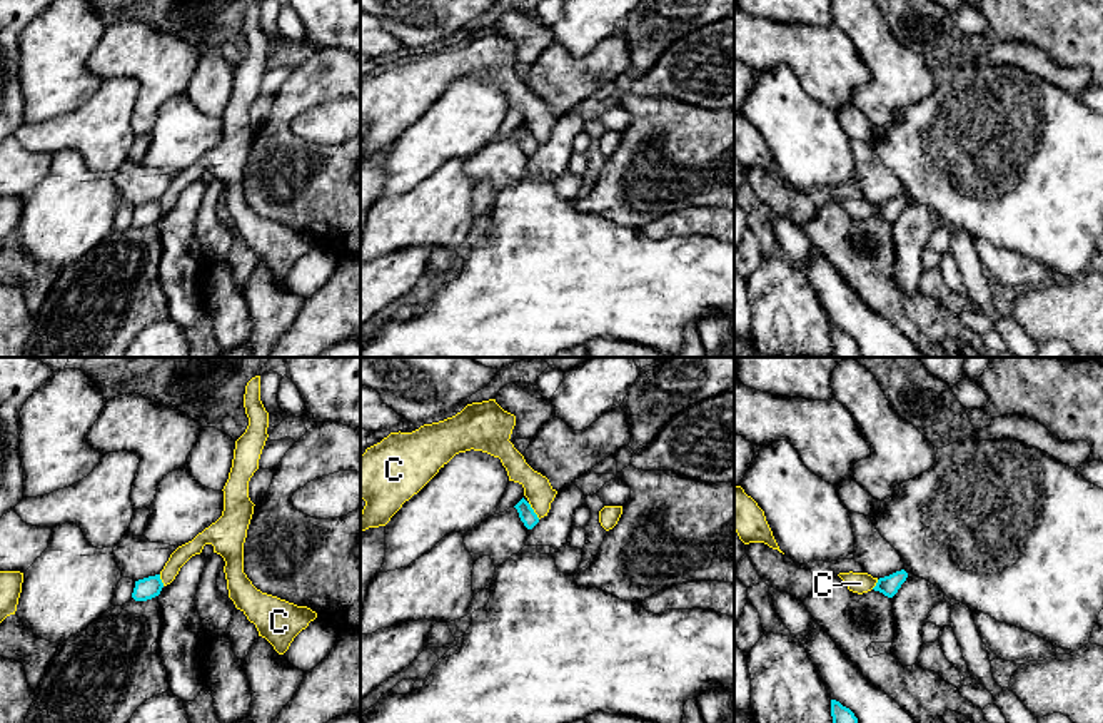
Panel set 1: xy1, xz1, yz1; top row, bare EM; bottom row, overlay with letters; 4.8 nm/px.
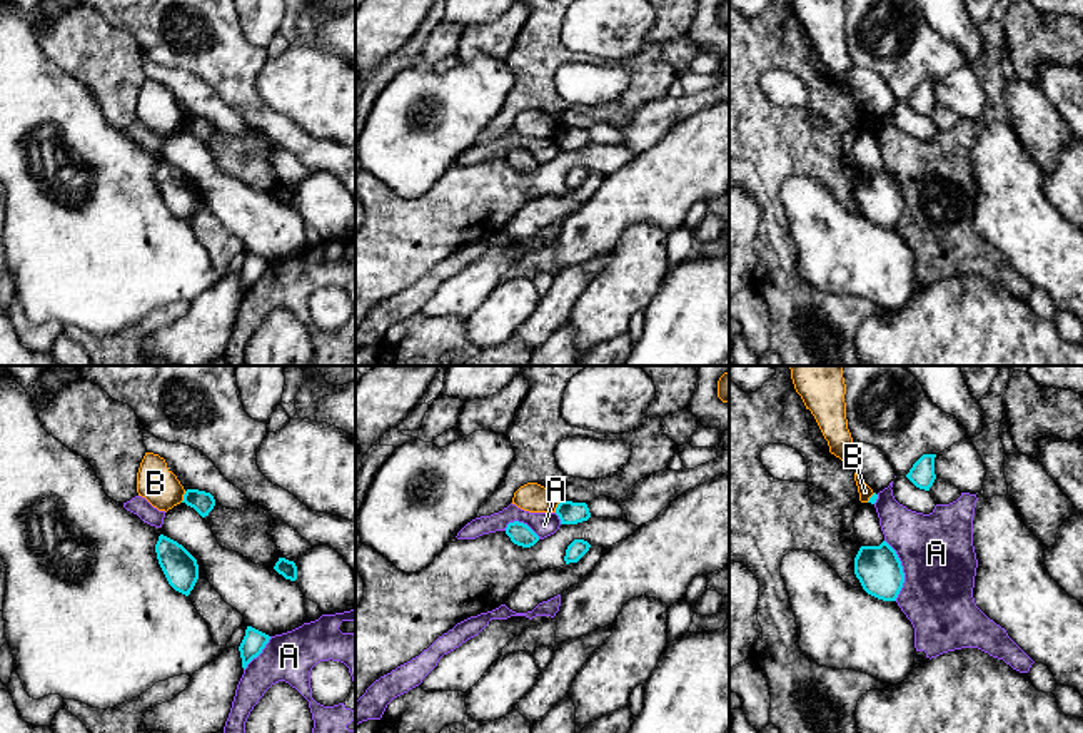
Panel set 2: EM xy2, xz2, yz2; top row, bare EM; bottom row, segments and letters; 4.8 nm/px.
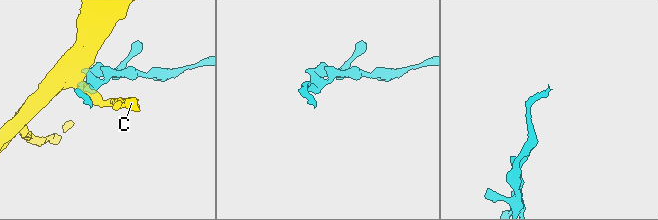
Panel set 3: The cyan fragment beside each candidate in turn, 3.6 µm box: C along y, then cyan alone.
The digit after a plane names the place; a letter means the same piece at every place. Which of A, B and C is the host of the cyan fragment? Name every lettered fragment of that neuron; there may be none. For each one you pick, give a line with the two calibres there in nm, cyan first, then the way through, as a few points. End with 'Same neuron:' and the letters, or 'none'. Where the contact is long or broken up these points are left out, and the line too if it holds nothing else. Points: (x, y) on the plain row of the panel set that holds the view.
Same neuron: none

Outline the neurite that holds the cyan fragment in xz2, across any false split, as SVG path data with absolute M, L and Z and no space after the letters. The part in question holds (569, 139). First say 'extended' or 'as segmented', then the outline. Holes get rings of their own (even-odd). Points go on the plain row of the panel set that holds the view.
as segmented; M559 127L556 140L559 142L561 150L577 150L591 144L586 129L572 129L572 127Z

